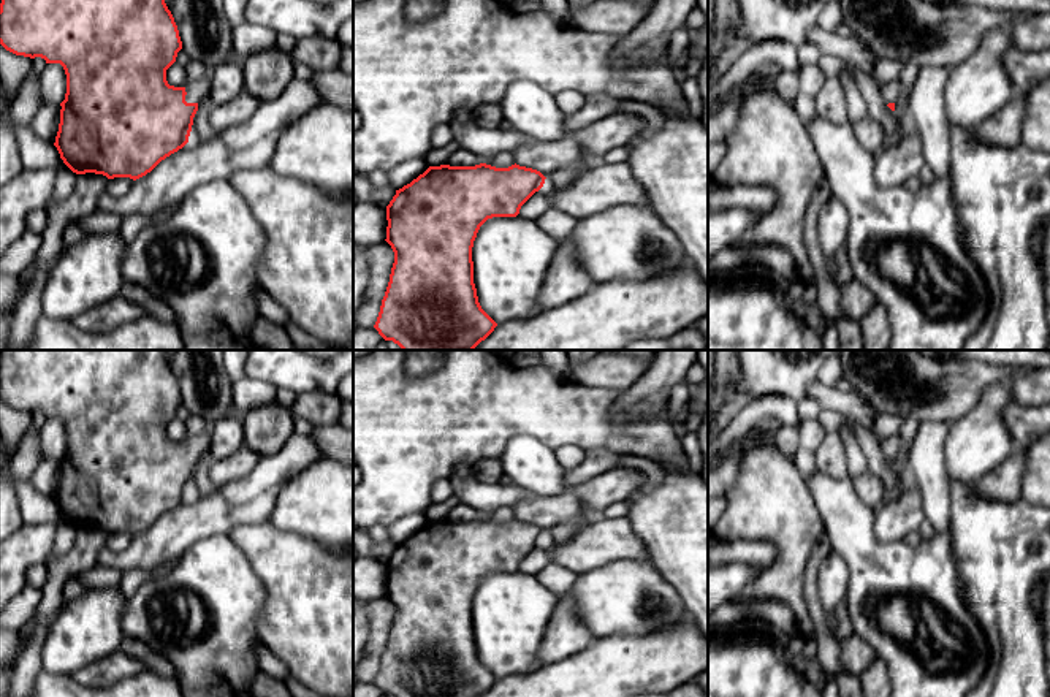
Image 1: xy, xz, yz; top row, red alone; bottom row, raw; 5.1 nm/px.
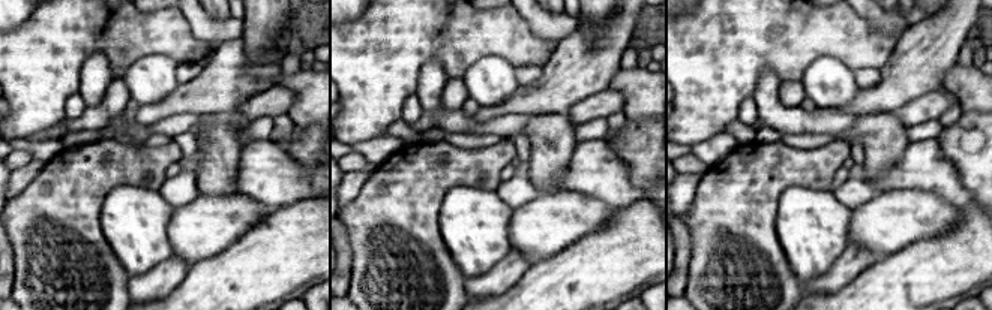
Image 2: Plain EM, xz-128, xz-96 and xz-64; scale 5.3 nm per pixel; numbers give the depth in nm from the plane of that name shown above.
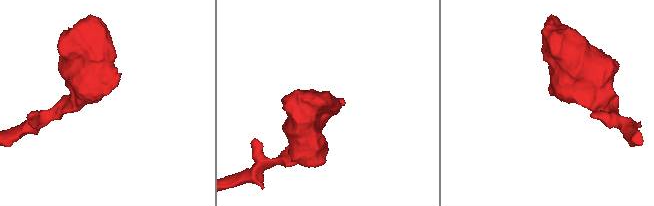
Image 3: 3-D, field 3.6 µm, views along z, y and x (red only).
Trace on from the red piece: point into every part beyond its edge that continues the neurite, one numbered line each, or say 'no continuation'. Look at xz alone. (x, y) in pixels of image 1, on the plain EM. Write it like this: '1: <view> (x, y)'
no continuation

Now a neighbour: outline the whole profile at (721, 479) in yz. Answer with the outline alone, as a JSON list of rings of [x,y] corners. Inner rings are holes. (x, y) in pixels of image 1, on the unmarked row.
[[[774,432],[755,436],[749,439],[735,456],[724,459],[717,467],[708,472],[708,499],[716,496],[727,496],[729,489],[735,485],[740,474],[743,455],[751,448],[770,444],[776,444]]]

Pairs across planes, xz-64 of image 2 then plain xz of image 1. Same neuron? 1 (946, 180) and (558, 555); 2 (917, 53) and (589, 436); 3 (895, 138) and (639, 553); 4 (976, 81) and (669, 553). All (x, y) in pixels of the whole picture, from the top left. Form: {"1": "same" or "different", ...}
{"1": "same", "2": "different", "3": "different", "4": "different"}

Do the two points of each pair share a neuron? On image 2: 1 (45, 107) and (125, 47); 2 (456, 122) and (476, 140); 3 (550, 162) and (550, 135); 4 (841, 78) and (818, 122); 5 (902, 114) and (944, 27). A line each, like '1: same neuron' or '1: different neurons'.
1: same neuron
2: different neurons
3: same neuron
4: different neurons
5: different neurons

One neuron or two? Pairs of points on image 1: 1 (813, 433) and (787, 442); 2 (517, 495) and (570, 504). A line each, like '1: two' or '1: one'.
1: two
2: two

